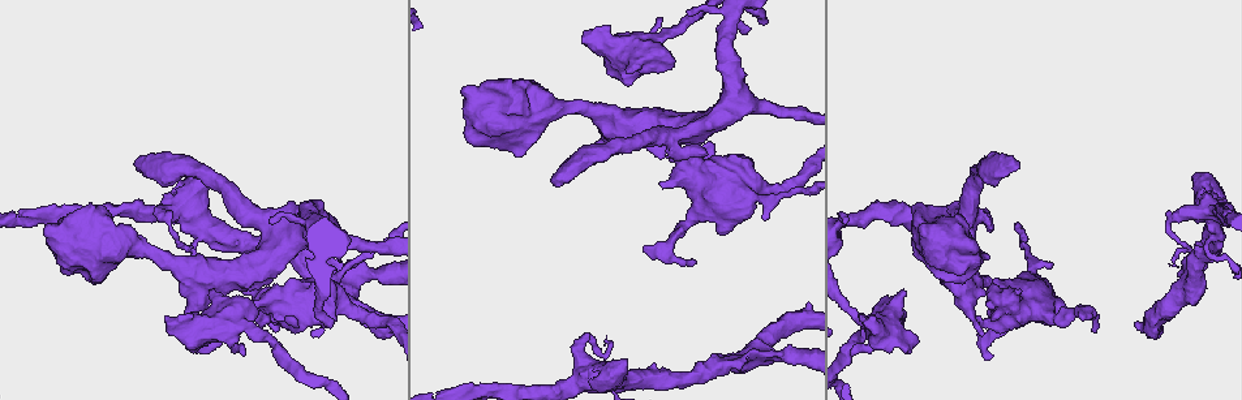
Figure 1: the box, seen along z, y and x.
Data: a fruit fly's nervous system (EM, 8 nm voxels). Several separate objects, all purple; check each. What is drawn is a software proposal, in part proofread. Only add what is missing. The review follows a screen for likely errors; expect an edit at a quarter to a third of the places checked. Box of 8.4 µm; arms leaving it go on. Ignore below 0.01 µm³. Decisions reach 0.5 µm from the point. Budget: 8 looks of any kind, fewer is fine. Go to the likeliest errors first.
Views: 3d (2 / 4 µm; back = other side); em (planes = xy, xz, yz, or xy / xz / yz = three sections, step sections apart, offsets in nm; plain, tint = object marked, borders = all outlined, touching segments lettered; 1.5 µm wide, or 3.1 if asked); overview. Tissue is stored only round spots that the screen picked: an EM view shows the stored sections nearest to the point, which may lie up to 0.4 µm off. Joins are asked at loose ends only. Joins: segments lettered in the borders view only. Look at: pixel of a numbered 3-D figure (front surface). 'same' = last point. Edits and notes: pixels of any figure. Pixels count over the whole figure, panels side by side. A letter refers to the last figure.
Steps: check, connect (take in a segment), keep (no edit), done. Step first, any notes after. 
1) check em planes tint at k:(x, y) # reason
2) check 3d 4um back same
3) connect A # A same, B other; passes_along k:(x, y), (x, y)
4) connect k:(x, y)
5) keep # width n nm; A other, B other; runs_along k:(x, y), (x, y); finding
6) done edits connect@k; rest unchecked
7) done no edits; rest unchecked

check em planes borders at 1:(329, 325) # branch stops here

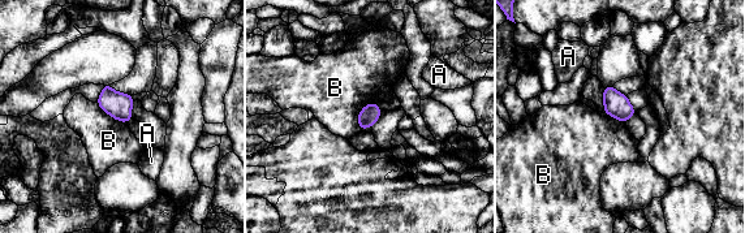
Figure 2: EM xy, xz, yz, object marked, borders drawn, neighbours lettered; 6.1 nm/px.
keep # A other, B other; border 2:(373, 100), (357, 116), (360, 129); no lettered segment goes on from it

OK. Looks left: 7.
check em yz step 4 tint at 1:(901, 291) # thick end

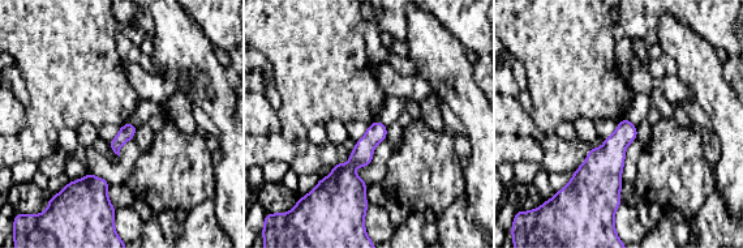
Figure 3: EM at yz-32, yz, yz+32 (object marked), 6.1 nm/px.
check em planes tint same

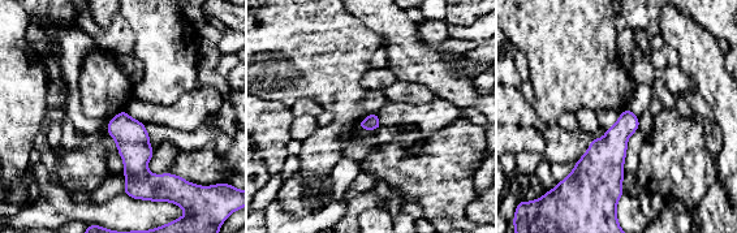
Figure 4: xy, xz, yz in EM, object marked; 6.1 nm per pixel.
check em planes borders same

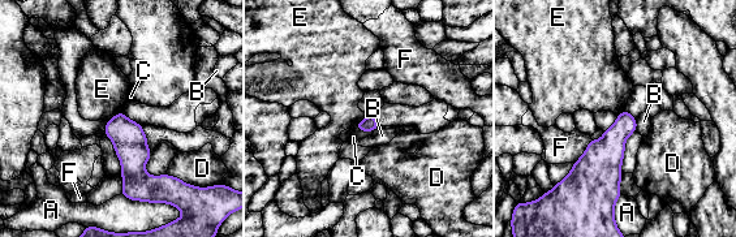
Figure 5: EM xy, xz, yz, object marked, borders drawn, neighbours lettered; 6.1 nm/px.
keep # longest_contact F 190 nm; A other, B other, C other, D other, E other, F other; border 5:(121, 110), (107, 121); no lettered segment goes on from it

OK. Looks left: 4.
check 3d 2um at 1:(1053, 264) # an open end

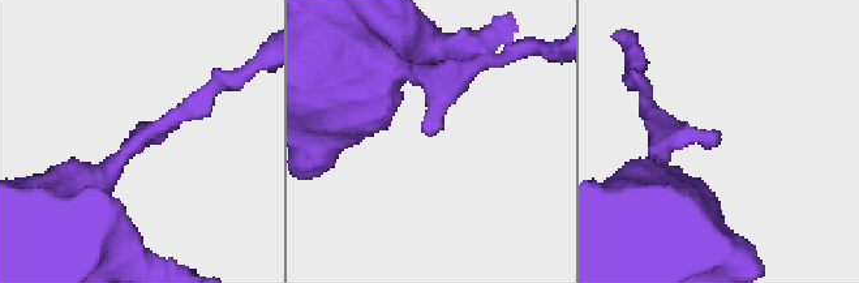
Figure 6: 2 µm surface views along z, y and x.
check em yz step 8 tint at 6:(718, 136)

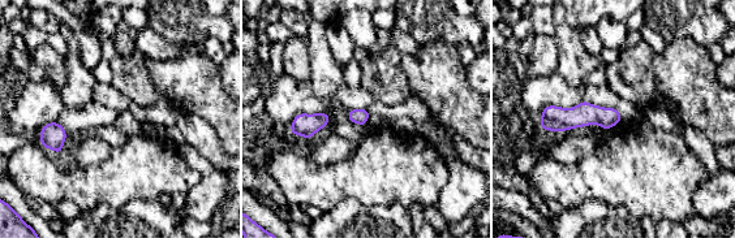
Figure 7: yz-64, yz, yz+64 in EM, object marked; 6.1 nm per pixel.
check em xy step 8 borders same

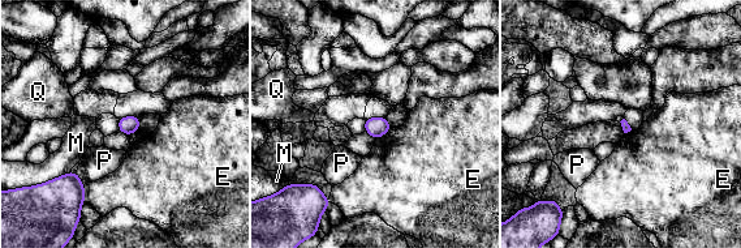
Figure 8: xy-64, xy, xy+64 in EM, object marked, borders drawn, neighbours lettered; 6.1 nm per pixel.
keep # E other, M other, P other, Q other; border 8:(83, 186), (85, 201); no lettered segment goes on from it

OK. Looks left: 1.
done no edits; rest unchecked

